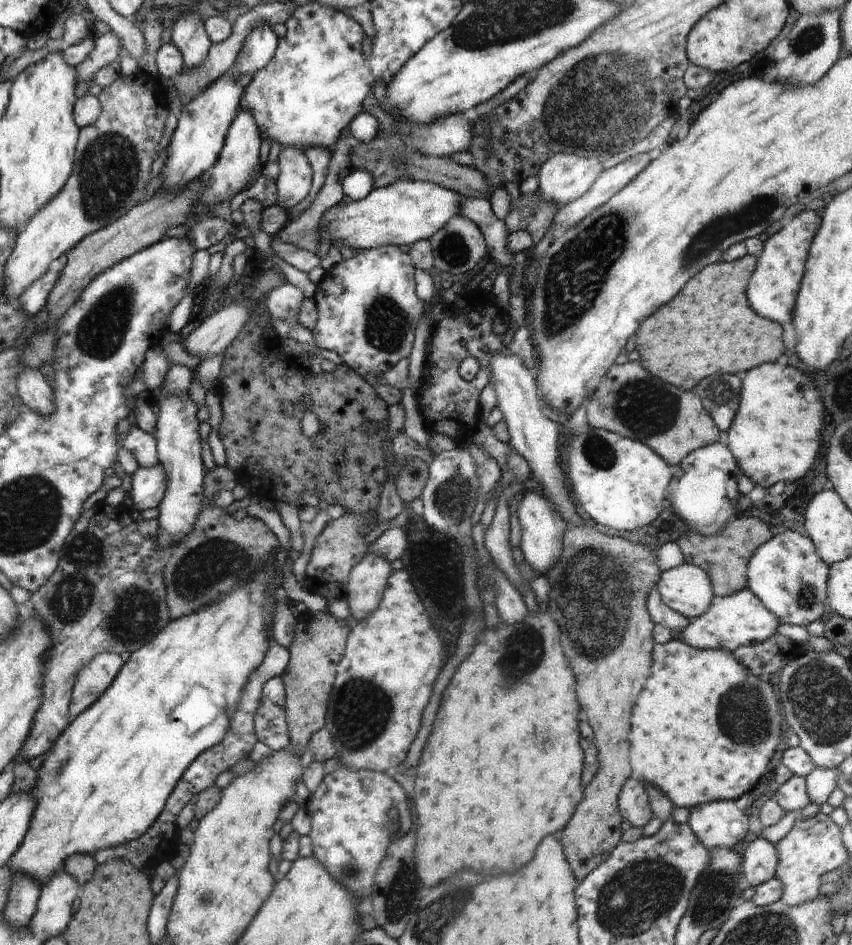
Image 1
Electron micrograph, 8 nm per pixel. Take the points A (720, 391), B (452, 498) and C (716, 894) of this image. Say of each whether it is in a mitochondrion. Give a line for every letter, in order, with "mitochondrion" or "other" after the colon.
A: mitochondrion
B: mitochondrion
C: mitochondrion

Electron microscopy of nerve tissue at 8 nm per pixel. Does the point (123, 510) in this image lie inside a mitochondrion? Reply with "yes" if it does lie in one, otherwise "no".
no

